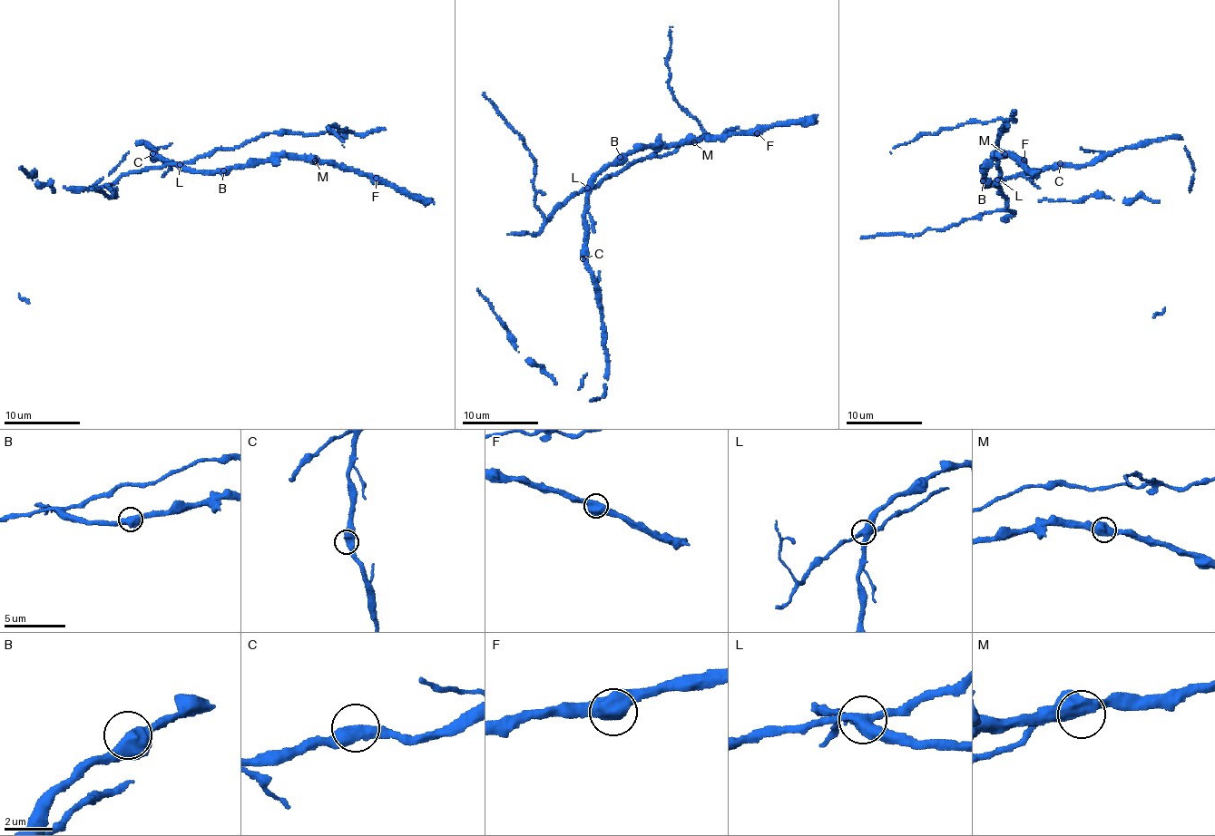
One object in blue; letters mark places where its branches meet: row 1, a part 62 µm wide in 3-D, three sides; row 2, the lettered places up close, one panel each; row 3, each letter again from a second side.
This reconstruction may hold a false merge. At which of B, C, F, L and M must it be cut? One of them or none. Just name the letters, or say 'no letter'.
L

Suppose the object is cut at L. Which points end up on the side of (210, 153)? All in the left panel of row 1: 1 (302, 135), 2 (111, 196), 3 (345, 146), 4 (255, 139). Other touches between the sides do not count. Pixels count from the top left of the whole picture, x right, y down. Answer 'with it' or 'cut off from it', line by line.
1: with it
2: with it
3: with it
4: with it

